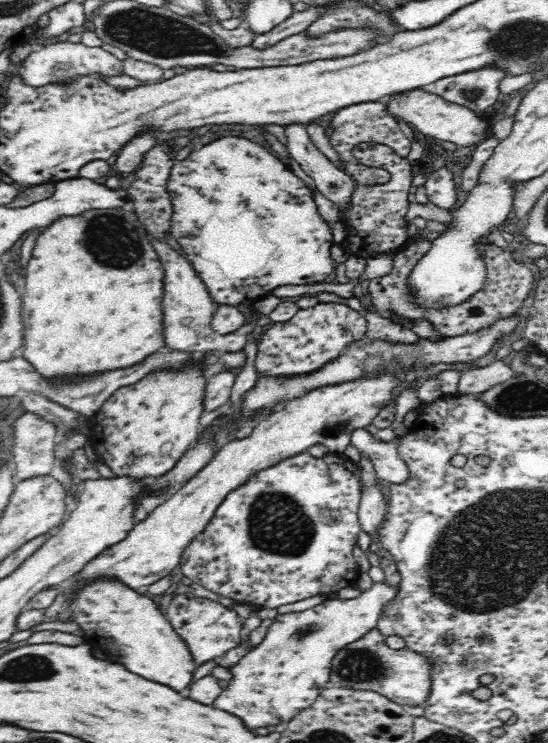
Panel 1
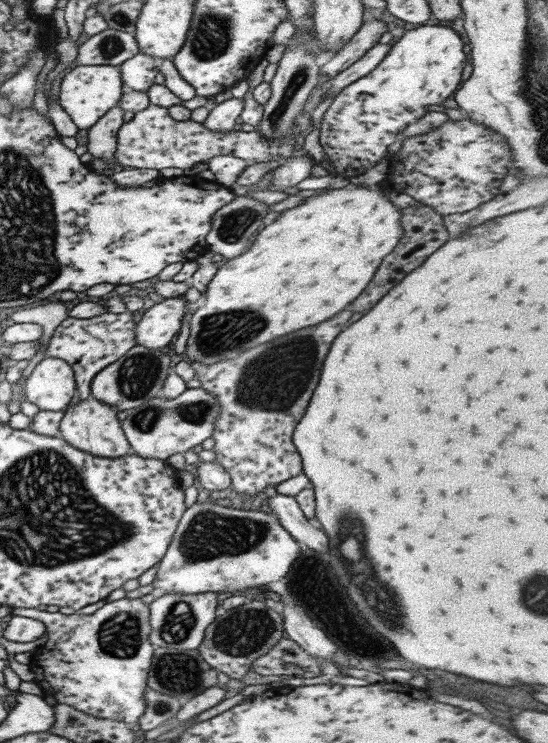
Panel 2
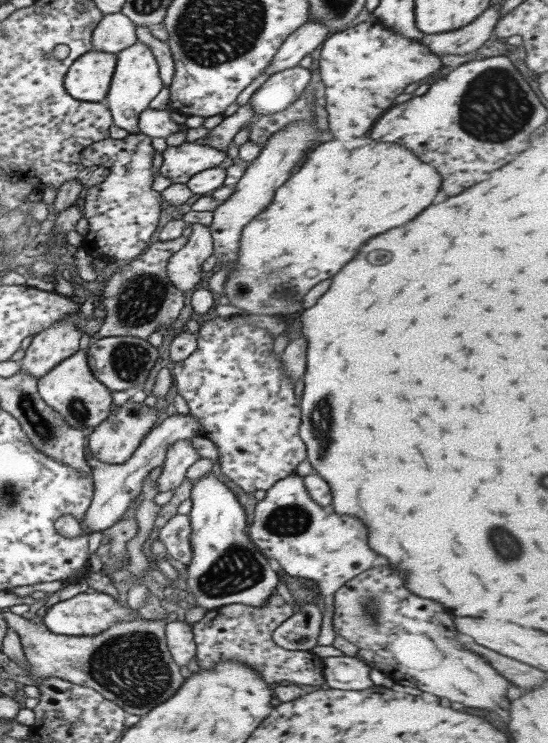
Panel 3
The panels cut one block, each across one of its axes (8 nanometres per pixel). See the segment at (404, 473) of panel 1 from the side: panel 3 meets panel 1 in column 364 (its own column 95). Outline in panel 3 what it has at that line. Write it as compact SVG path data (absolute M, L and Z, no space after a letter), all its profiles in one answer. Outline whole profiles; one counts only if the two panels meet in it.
M126 401L116 410L111 410L110 414L105 417L93 431L85 438L85 445L88 446L93 457L107 464L123 464L141 439L147 434L157 418L154 407L149 407L145 403L135 403Z

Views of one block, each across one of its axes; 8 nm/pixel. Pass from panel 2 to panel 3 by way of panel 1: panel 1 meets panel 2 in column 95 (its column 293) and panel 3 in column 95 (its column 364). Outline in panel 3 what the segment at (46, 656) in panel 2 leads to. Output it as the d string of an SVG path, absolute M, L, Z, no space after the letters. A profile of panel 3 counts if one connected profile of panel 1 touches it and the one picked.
M89 589L46 608L42 623L51 634L65 635L67 637L89 637L103 633L103 630L108 629L113 623L138 619L135 618L135 615L131 615L132 610L127 607L123 596L118 597L115 602L110 595Z

